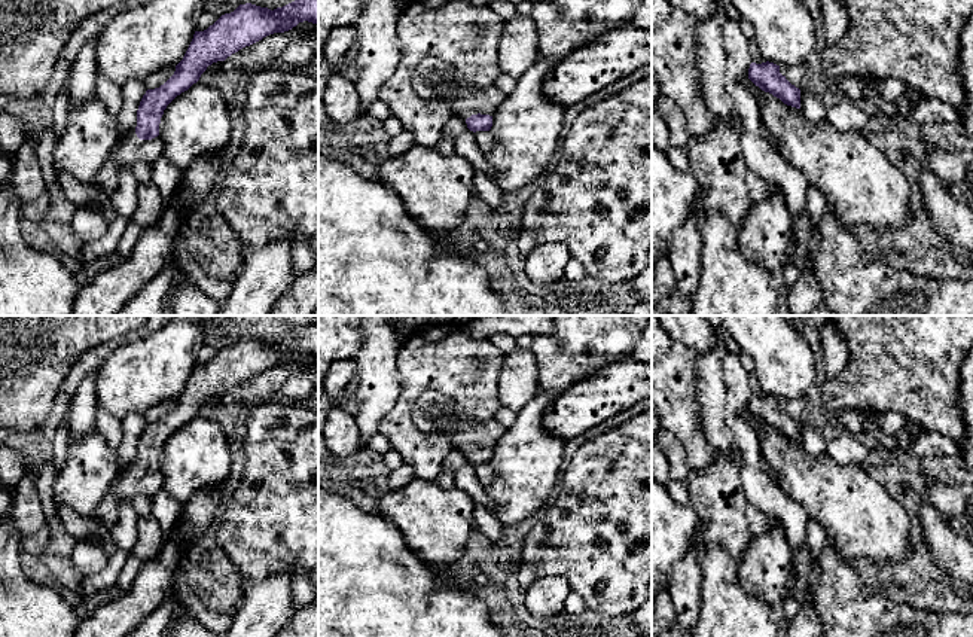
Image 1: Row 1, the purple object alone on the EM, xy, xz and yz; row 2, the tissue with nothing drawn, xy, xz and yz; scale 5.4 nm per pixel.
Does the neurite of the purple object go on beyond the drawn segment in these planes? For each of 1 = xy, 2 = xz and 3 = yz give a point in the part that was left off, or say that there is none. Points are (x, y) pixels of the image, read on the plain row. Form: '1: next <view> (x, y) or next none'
1: next xy (127, 485)
2: next xz (432, 411)
3: next none

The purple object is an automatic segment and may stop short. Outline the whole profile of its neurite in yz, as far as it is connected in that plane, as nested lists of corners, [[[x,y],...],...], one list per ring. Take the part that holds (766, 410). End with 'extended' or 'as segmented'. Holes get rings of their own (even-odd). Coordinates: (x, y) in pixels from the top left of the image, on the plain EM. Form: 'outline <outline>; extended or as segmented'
outline [[[769,394],[762,397],[751,396],[748,412],[762,424],[780,432],[784,438],[800,442],[800,423],[780,406],[780,399]]]; as segmented

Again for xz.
outline [[[433,390],[420,393],[411,415],[415,427],[424,433],[458,435],[458,445],[473,466],[491,463],[492,448],[506,430],[494,418],[478,424],[469,423],[451,397]]]; extended

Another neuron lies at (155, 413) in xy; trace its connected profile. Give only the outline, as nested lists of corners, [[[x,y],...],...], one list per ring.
[[[170,399],[150,406],[146,412],[144,412],[144,418],[147,423],[155,423],[159,421],[161,418],[164,418],[168,414],[168,403]]]

